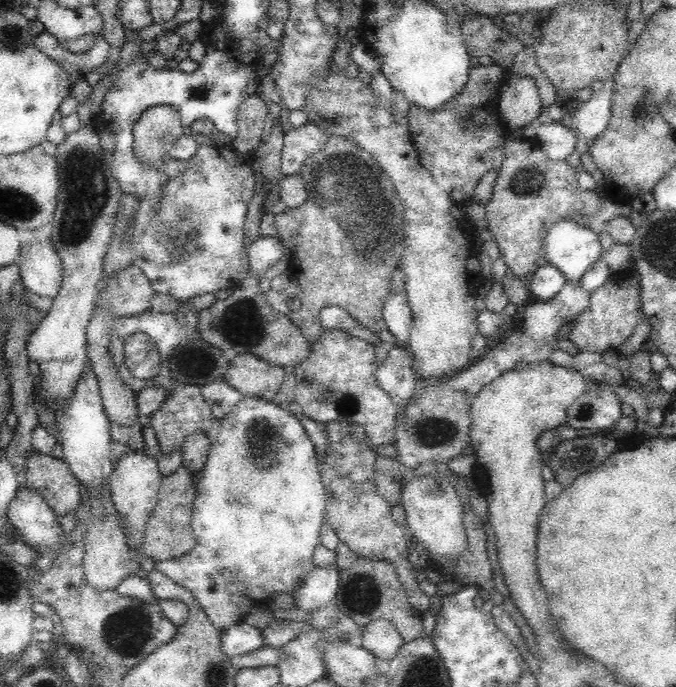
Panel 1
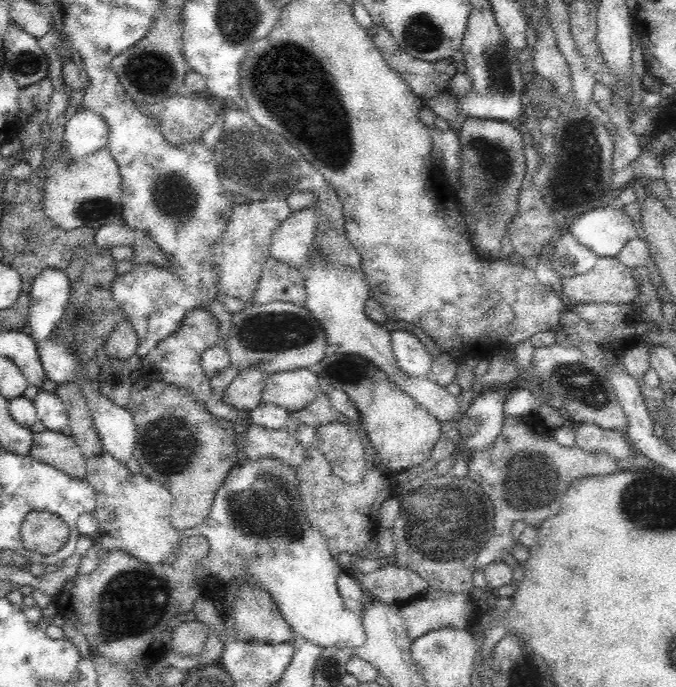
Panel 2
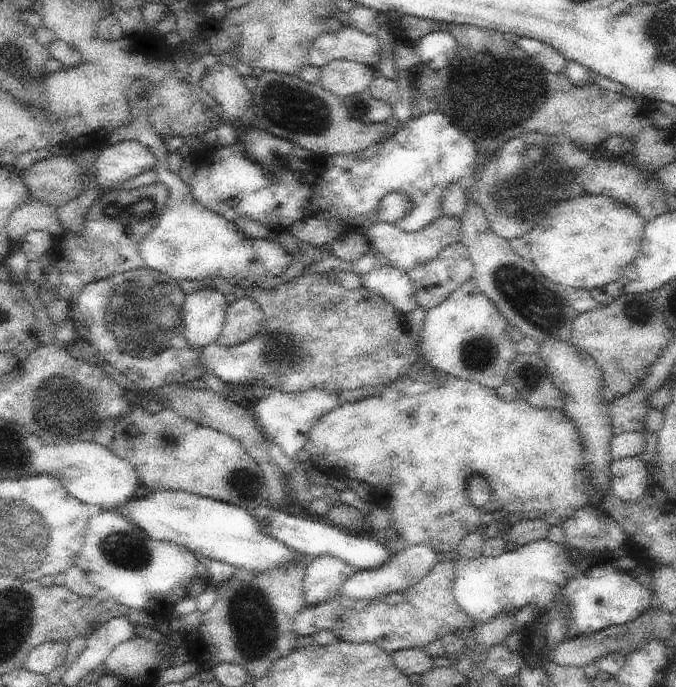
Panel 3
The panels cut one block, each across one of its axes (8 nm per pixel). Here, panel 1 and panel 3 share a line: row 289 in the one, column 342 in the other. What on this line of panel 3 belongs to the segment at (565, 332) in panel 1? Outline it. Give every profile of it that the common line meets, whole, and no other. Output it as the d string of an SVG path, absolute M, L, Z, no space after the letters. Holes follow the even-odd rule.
M441 557L432 572L416 586L403 592L404 600L388 604L378 600L370 602L358 598L346 598L338 594L328 602L310 604L296 618L296 632L300 636L330 630L340 641L376 644L388 654L409 648L425 648L428 644L454 633L460 628L472 628L474 622L461 610L452 594L455 566L452 560Z

